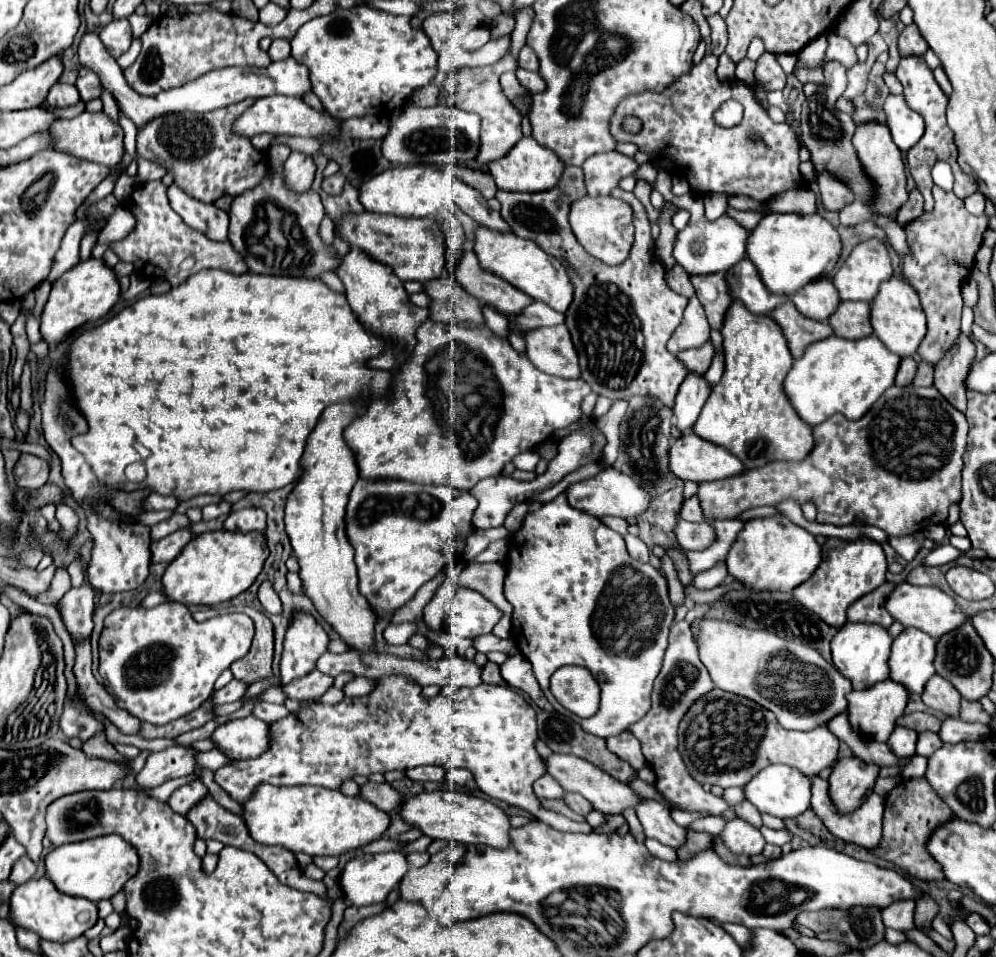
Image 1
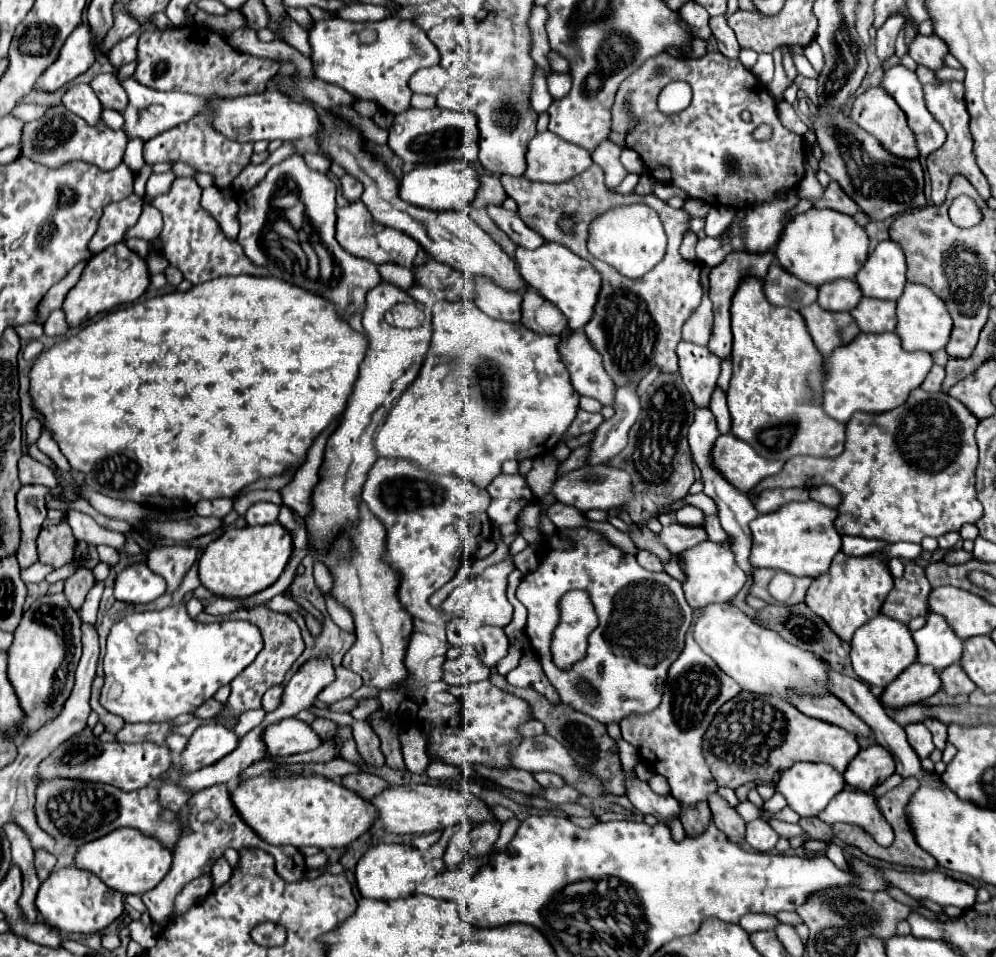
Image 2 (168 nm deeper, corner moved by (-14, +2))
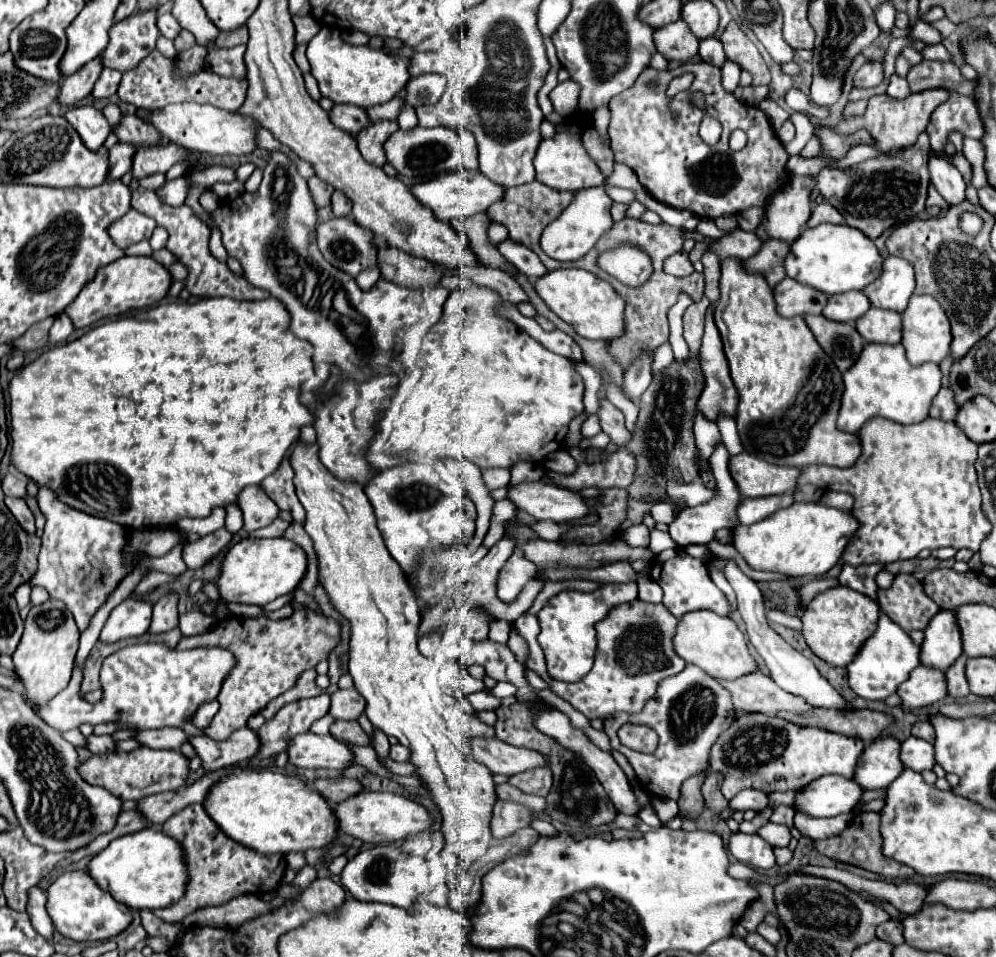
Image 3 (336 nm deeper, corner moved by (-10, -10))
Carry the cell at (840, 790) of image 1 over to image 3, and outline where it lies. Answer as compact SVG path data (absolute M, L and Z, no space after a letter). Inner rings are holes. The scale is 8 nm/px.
M880 737L860 755L854 777L864 785L864 789L886 789L902 769L900 741L896 737Z

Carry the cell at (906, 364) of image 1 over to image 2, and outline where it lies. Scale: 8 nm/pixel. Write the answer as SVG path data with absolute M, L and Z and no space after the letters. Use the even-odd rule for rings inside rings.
M932 365L932 369L928 371L924 383L922 383L922 389L926 391L940 391L940 383L944 379L944 367L940 365Z

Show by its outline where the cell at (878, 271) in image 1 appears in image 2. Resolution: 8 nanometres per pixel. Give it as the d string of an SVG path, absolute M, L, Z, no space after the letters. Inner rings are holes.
M892 239L880 241L854 279L864 297L896 301L906 285L906 261L902 247Z

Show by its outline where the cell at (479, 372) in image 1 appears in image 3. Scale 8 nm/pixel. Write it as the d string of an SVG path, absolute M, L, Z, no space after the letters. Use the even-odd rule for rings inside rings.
M468 283L468 285L456 289L448 295L440 321L430 327L430 331L424 337L422 349L420 349L422 377L420 377L418 385L412 389L412 393L408 395L408 399L402 403L400 413L396 415L396 419L392 423L392 431L388 433L388 437L382 443L382 453L396 455L396 453L402 453L402 451L414 451L416 449L418 453L430 453L436 461L442 461L444 457L464 457L464 459L472 461L474 465L478 465L480 469L490 469L490 467L510 469L518 461L542 463L546 459L546 455L550 455L552 451L558 451L562 447L562 443L566 439L566 433L568 433L568 423L584 411L584 403L582 403L584 381L578 375L578 371L574 369L574 363L570 359L566 359L562 355L556 355L556 353L550 353L536 339L532 339L524 329L520 329L512 321L500 317L498 311L496 311L500 303L502 303L502 297L494 289L480 287L480 285L474 285L474 283Z

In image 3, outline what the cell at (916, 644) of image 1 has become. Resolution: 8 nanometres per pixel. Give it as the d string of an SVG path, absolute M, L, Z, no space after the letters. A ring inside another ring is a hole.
M940 611L928 625L922 643L922 665L946 671L962 655L956 611Z

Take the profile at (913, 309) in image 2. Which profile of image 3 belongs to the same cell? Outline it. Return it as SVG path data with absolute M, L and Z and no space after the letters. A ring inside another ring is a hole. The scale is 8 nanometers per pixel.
M914 295L910 299L908 309L902 313L902 345L906 347L906 357L912 365L920 365L924 361L940 363L948 353L950 353L950 343L952 343L952 331L950 331L950 321L942 309L942 305L928 297L928 295Z

